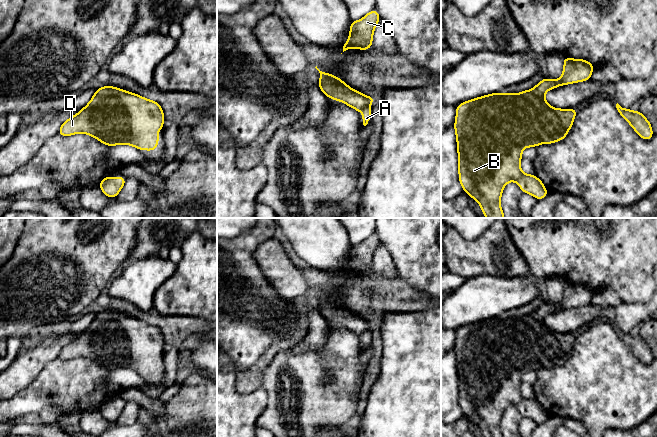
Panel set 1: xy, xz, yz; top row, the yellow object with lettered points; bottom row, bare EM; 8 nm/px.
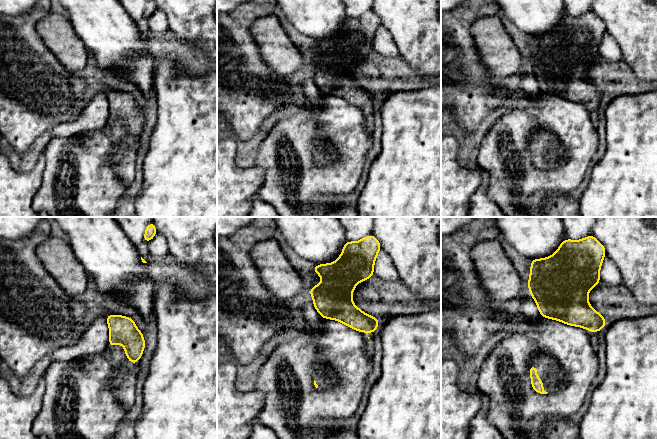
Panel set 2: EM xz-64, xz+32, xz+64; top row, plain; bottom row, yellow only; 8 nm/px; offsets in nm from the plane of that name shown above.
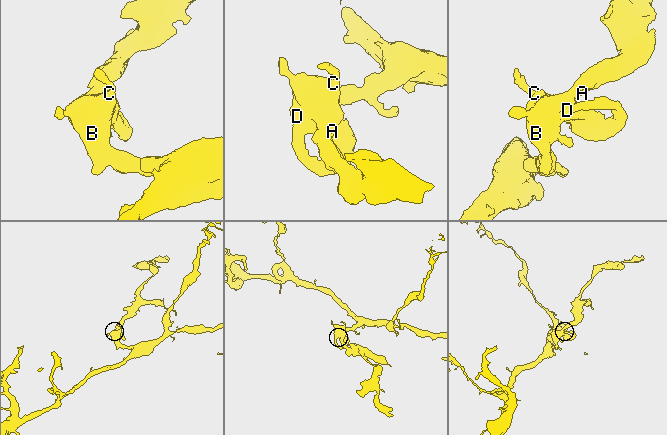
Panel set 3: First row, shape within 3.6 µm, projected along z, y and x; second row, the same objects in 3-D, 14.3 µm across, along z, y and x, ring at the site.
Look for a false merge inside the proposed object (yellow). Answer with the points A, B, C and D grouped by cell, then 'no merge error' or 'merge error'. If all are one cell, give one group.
A B C D | no merge error

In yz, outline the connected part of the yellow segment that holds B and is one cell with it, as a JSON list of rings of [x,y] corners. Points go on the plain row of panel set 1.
[[[566,280],[563,281],[563,284],[563,299],[557,304],[544,302],[531,314],[518,318],[493,317],[463,326],[456,331],[454,352],[459,382],[459,405],[463,414],[480,428],[483,437],[503,437],[500,429],[501,418],[504,410],[509,405],[516,405],[523,417],[529,417],[537,424],[541,424],[547,420],[548,415],[539,402],[532,398],[526,399],[521,395],[520,384],[522,382],[523,372],[536,371],[542,367],[552,368],[566,361],[572,351],[578,333],[555,333],[545,325],[544,319],[549,313],[586,305],[591,302],[594,294],[594,290],[587,284],[569,283]]]

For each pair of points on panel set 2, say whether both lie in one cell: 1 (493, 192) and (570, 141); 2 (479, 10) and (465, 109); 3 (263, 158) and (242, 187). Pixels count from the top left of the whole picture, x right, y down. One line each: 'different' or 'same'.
1: same
2: same
3: different

